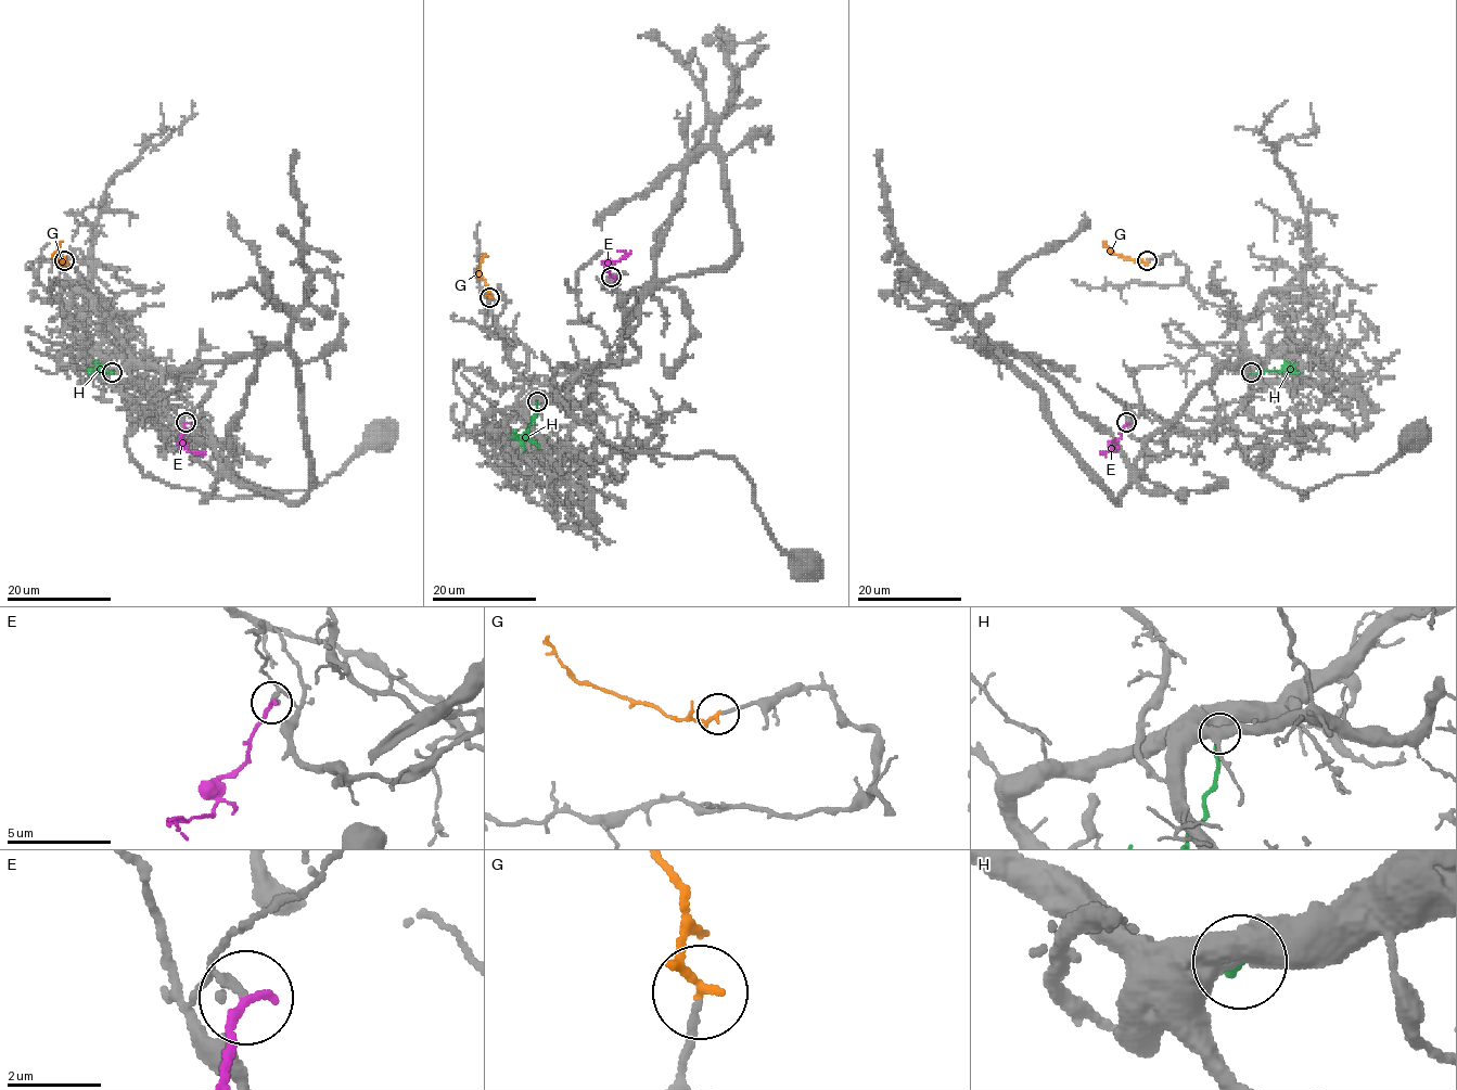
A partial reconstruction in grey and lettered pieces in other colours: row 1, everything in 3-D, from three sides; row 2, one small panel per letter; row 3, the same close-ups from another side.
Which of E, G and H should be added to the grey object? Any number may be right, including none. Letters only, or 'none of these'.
G

